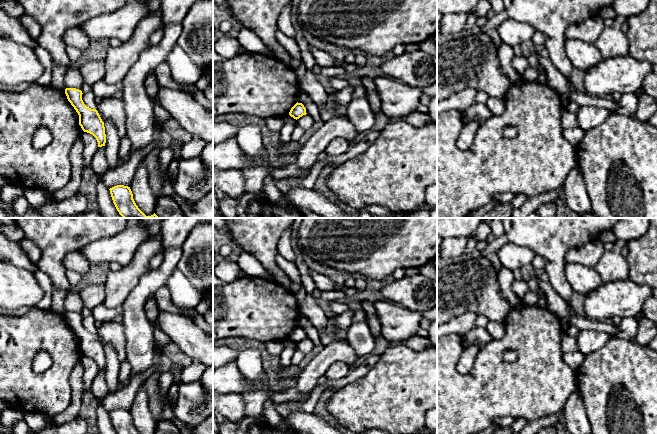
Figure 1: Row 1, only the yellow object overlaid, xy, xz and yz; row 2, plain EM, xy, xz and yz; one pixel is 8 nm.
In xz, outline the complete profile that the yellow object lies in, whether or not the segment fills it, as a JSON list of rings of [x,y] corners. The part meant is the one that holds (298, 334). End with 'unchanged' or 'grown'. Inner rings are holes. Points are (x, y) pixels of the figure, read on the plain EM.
[[[296,327],[290,334],[289,339],[294,343],[299,343],[303,339],[306,339],[306,332],[302,327]]]; unchanged

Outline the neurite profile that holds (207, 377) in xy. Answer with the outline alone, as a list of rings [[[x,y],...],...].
[[[213,366],[206,367],[201,376],[201,382],[205,391],[213,396]]]

